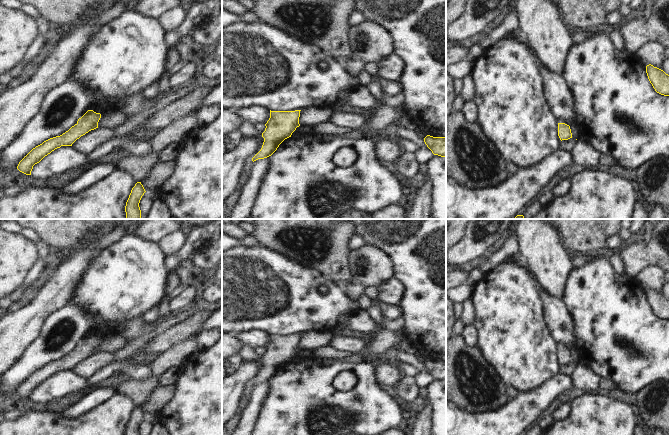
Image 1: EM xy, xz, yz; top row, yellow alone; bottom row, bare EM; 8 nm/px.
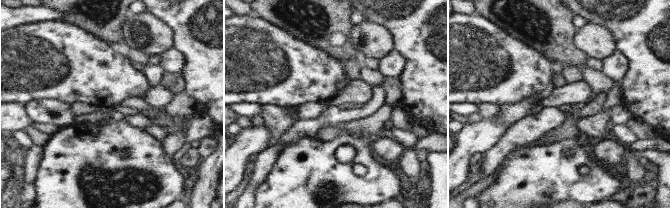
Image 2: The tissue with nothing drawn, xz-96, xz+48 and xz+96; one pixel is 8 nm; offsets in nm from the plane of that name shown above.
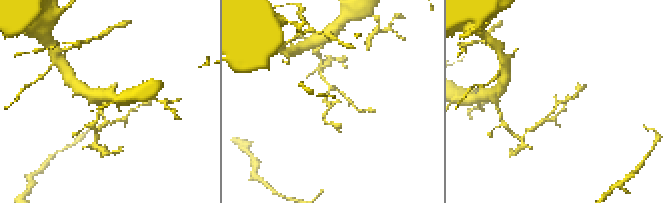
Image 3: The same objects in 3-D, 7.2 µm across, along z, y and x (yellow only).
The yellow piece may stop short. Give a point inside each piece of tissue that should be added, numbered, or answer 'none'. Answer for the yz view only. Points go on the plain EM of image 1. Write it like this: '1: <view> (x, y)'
none.

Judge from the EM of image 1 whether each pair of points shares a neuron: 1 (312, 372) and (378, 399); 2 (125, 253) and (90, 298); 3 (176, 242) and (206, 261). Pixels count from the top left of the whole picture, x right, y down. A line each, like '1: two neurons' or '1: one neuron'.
1: one neuron
2: one neuron
3: two neurons

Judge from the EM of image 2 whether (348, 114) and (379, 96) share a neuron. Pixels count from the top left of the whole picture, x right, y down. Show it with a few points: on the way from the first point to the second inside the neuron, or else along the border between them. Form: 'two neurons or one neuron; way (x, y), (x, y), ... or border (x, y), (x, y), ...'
one neuron; way (356, 114), (364, 112), (373, 104)

